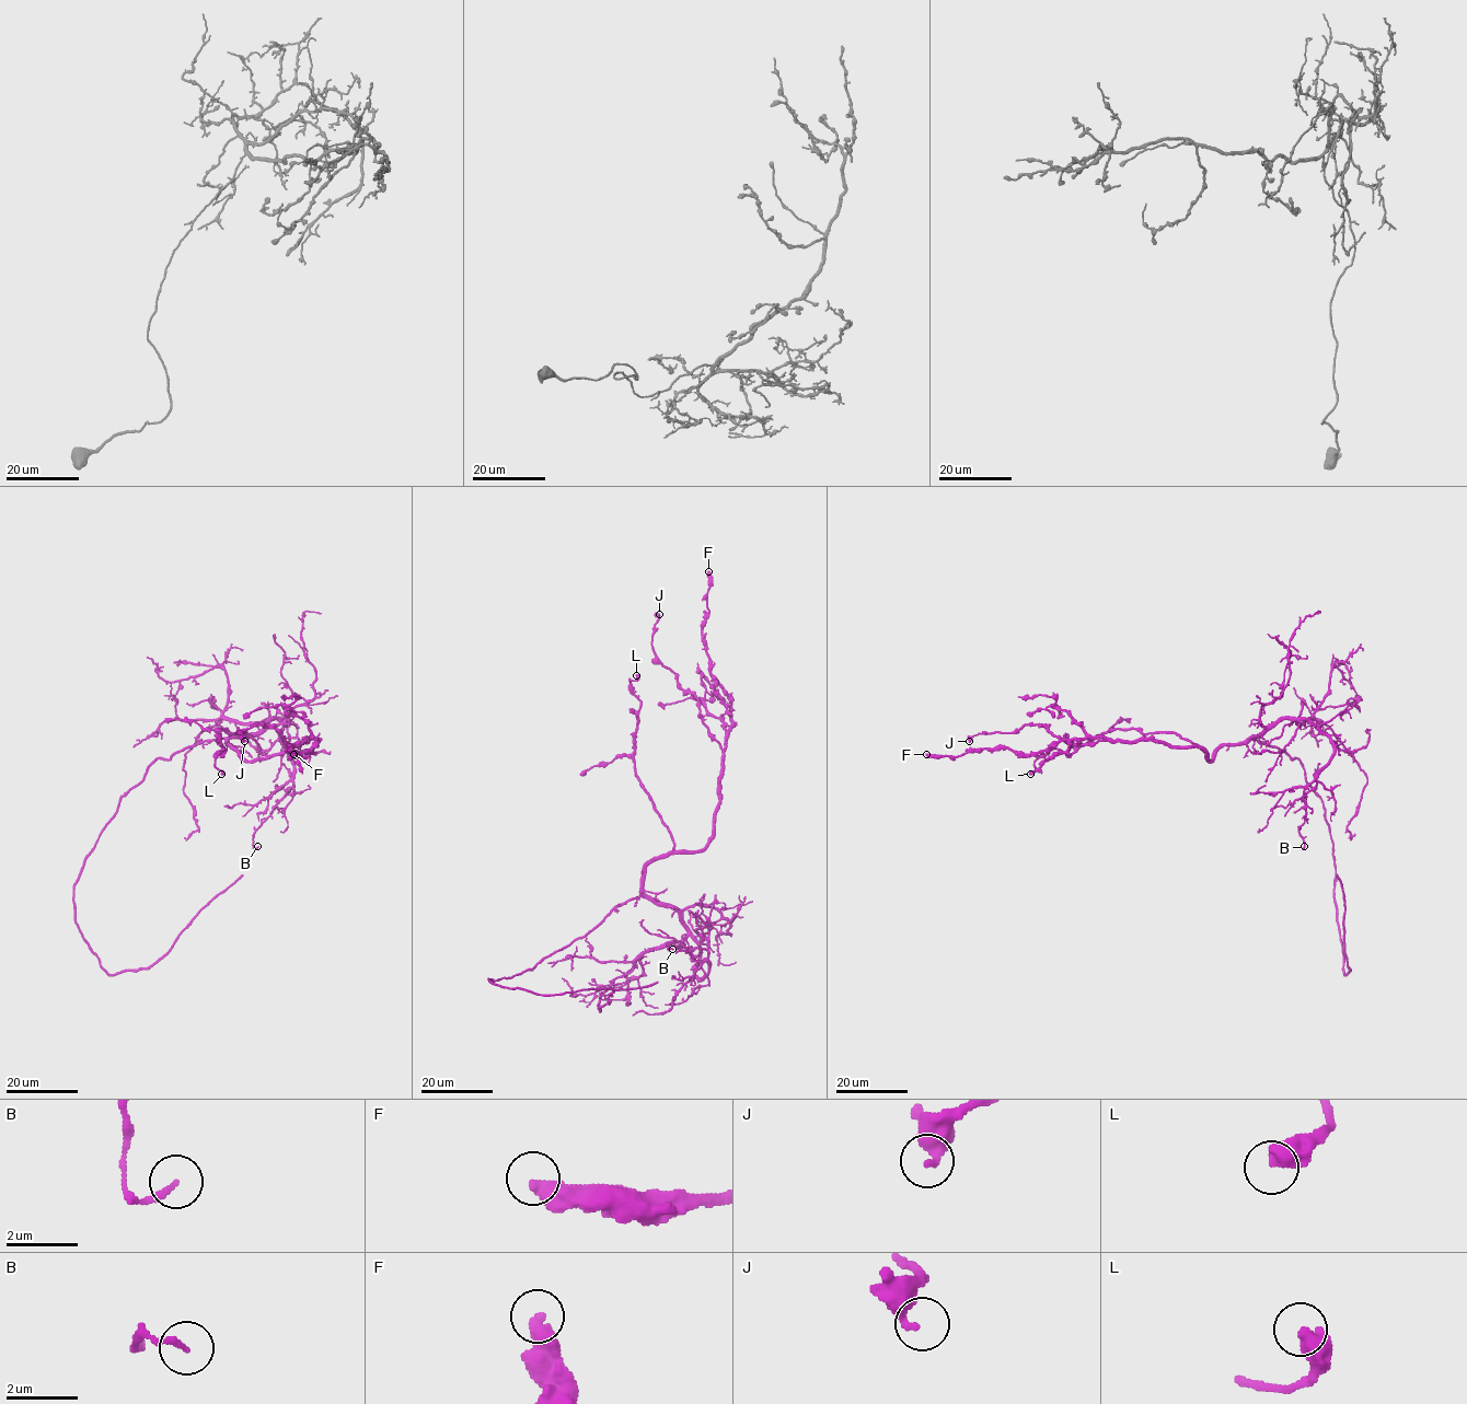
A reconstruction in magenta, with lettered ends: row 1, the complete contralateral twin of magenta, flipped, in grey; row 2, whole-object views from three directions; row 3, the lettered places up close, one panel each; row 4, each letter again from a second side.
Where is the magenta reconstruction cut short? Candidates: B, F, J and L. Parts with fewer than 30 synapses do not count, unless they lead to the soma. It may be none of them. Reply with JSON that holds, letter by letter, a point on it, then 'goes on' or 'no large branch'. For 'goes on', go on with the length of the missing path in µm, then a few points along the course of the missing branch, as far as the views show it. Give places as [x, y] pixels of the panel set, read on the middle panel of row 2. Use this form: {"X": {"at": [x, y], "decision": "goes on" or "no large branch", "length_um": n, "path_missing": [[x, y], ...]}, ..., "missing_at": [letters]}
{"B": {"at": [672, 949], "decision": "no large branch"}, "F": {"at": [708, 571], "decision": "no large branch"}, "J": {"at": [659, 614], "decision": "no large branch"}, "L": {"at": [636, 675], "decision": "no large branch"}, "missing_at": []}

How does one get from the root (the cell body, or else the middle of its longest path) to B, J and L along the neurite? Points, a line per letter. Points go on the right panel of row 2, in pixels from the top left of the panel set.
B: (1285, 753), (1251, 738), (1284, 719), (1304, 719), (1333, 747), (1303, 792), (1304, 846)
J: (1285, 753), (1247, 739), (1224, 744), (1210, 761), (1197, 746), (1152, 740), (1065, 743), (1038, 724), (969, 741)
L: (1285, 753), (1247, 739), (1224, 744), (1210, 761), (1175, 733), (1113, 729), (1069, 754), (1052, 749), (1030, 774)

